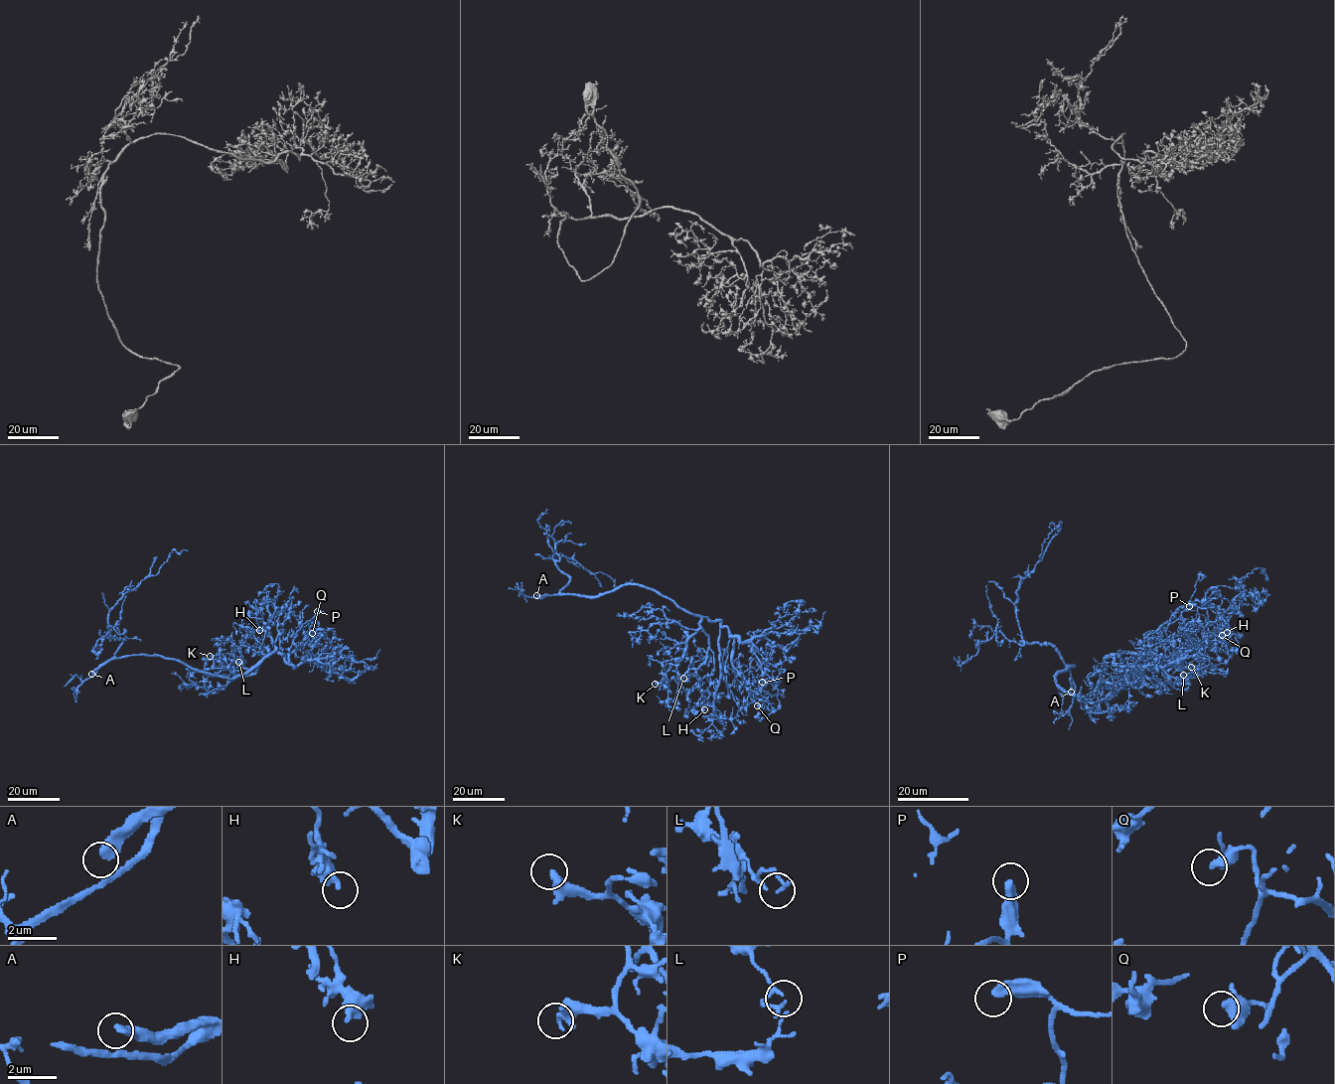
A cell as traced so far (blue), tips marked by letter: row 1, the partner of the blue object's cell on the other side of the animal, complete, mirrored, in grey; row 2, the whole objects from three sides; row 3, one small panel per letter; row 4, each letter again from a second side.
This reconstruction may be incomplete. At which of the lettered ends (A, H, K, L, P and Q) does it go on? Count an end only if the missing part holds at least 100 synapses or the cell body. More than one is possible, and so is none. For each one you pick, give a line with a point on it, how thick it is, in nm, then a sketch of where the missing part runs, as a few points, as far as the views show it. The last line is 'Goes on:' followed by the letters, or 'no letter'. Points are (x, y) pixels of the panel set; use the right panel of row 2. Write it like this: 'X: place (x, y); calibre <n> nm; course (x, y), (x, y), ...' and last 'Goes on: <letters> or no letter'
A: place (1071, 692); calibre 360 nm
Goes on: A

